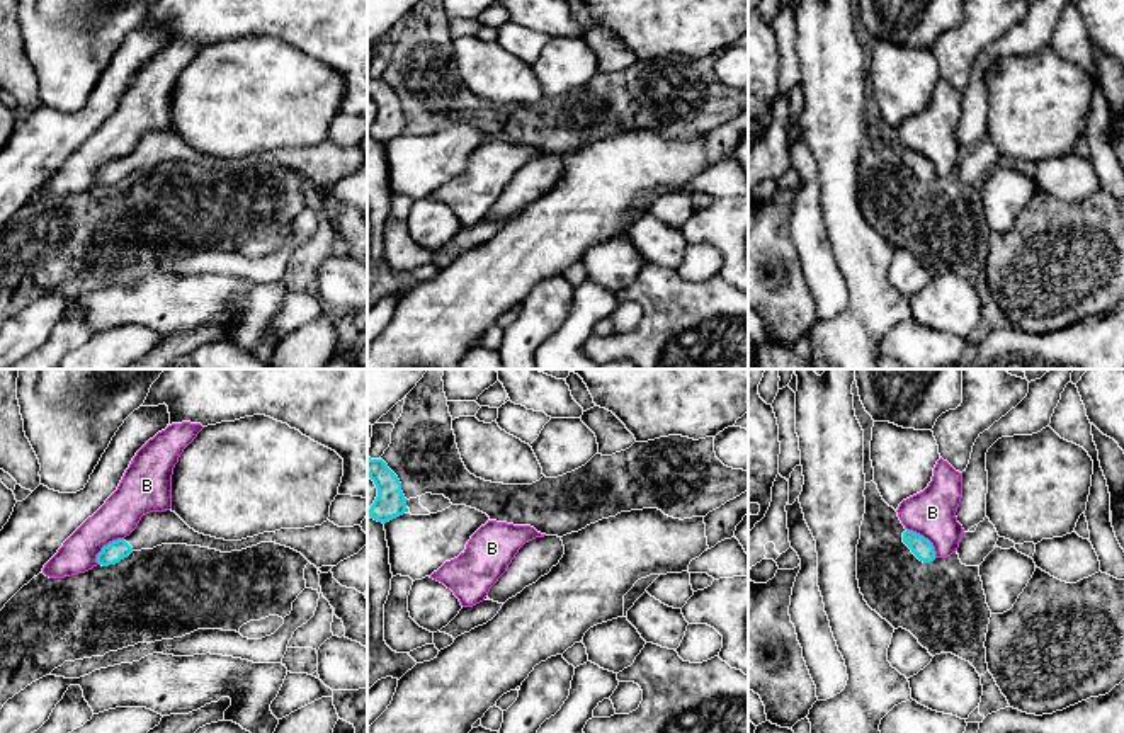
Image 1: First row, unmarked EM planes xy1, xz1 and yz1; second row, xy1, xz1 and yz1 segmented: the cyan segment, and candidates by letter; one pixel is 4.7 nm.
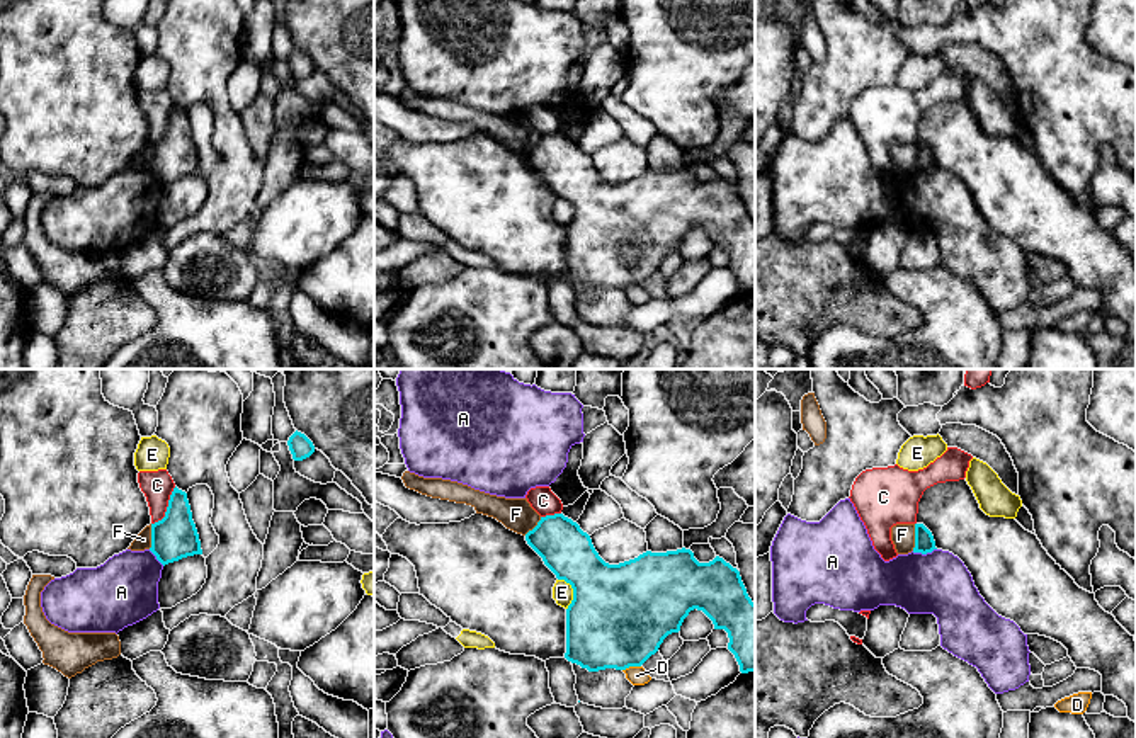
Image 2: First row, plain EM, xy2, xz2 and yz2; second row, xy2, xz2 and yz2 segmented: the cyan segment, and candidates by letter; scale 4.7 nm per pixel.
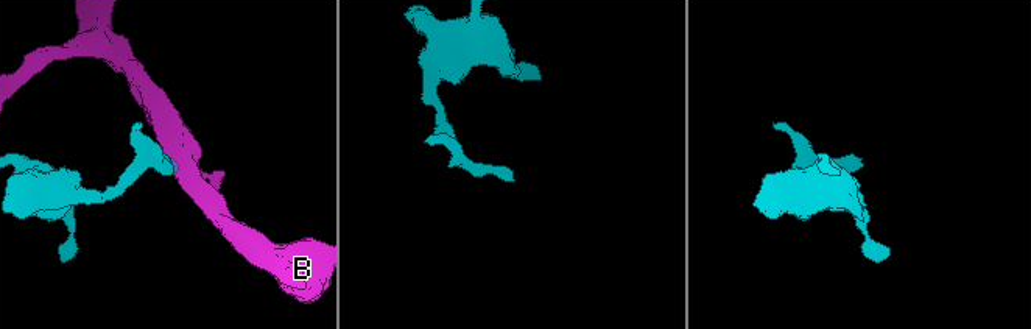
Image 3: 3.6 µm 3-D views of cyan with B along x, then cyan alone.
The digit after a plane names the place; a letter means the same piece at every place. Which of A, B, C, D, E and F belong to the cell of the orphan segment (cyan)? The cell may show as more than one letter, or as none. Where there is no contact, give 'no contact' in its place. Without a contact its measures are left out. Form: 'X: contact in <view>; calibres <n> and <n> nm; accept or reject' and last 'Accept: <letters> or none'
A: contact in yz2; calibres 100 and 300 nm; reject
B: contact in yz1; calibres 100 and 220 nm; reject
C: contact in xy2; calibres 200 and 140 nm; reject
D: contact in xz2; calibres 480 and 90 nm; reject
E: contact in xz2; calibres 480 and 100 nm; reject
F: contact in yz2; calibres 100 and 110 nm; reject
Accept: none

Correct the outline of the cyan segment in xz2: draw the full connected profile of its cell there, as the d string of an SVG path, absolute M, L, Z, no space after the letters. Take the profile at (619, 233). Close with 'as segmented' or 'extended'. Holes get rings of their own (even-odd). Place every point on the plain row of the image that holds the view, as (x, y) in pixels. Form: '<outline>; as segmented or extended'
M563 133L541 136L525 153L525 160L556 197L573 207L573 219L566 228L568 281L588 291L641 286L668 253L680 250L689 231L697 228L713 240L714 248L728 252L728 269L740 291L755 291L755 223L740 190L723 177L699 182L690 168L682 167L667 172L646 170L634 179L609 184L595 170L590 155Z; as segmented

